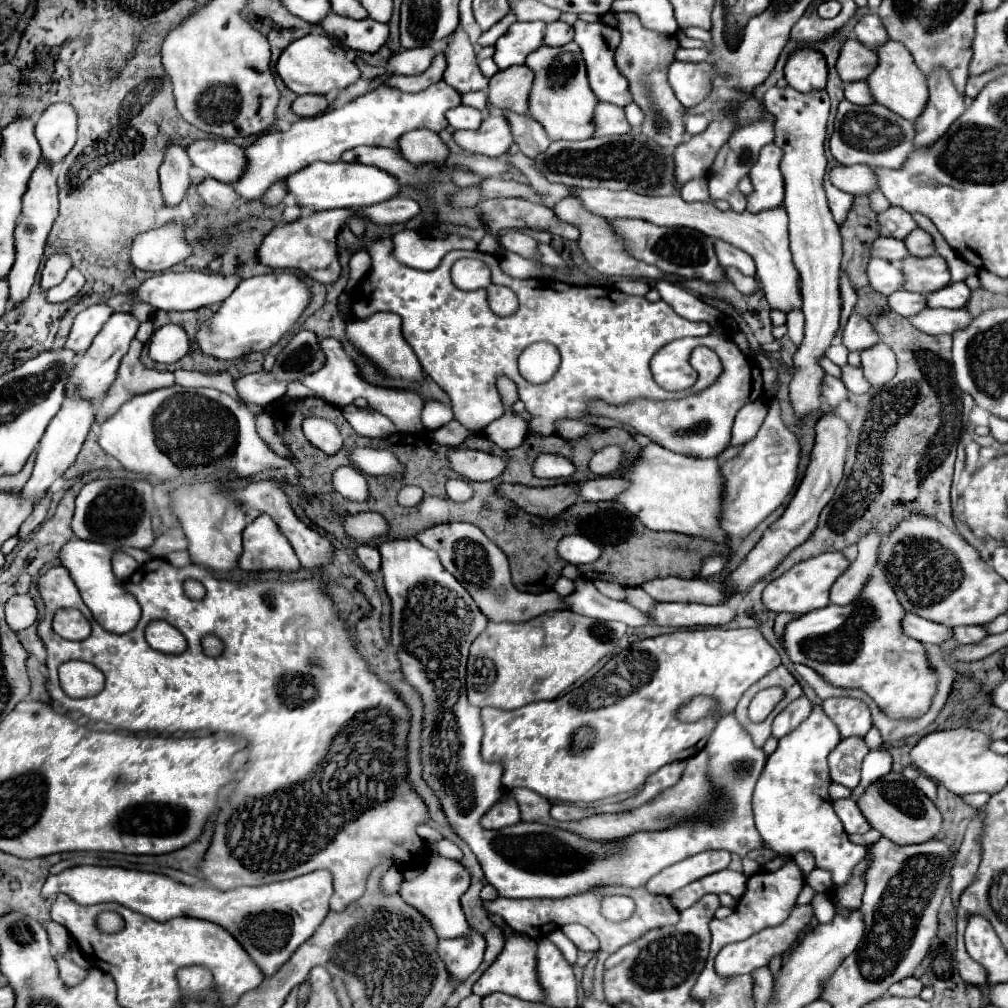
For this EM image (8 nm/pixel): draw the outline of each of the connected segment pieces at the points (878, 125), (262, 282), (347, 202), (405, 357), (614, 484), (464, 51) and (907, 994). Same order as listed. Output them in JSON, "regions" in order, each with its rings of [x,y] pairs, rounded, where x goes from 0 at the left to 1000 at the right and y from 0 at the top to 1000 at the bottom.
{"regions":[[[[840,99],[832,103],[828,129],[822,139],[822,149],[832,163],[860,163],[866,167],[894,167],[906,149],[906,121],[890,115],[874,103],[850,105]]],[[[273,270],[241,278],[217,308],[197,323],[193,339],[203,353],[215,357],[237,357],[249,349],[267,349],[297,317],[307,302],[305,284],[287,270]]],[[[311,161],[303,169],[297,169],[285,177],[285,190],[293,196],[295,204],[311,211],[330,206],[362,206],[390,196],[394,188],[396,183],[386,171],[372,165],[344,161]]],[[[378,310],[378,312],[370,312],[364,317],[346,317],[344,325],[342,325],[344,337],[364,355],[368,357],[368,361],[382,373],[386,375],[400,375],[400,377],[408,377],[408,379],[420,379],[422,377],[422,369],[412,353],[412,349],[408,347],[408,343],[400,337],[398,333],[398,315],[394,312],[388,310]]],[[[600,472],[600,474],[576,478],[574,490],[580,496],[594,498],[594,496],[610,496],[622,484],[624,484],[624,476],[620,476],[616,472]]],[[[453,28],[441,46],[441,58],[443,67],[439,73],[439,79],[449,85],[453,91],[469,91],[469,89],[483,89],[485,77],[479,75],[473,63],[471,48],[465,42],[465,36],[461,30]]],[[[902,968],[902,970],[894,972],[894,974],[888,974],[882,980],[882,986],[884,988],[894,988],[894,990],[904,990],[904,988],[912,988],[914,982],[916,982],[916,976],[910,970]]]]}

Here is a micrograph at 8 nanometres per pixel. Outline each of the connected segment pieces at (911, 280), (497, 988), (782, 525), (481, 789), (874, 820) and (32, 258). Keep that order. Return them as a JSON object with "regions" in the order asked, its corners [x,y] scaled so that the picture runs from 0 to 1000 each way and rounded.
{"regions":[[[[900,254],[896,258],[896,272],[900,276],[898,288],[912,290],[912,292],[924,292],[928,288],[938,286],[938,282],[943,282],[943,272],[939,266],[939,260],[934,254]]],[[[501,921],[501,940],[495,950],[481,962],[481,966],[471,974],[469,986],[485,988],[489,984],[499,984],[505,988],[513,988],[523,994],[539,994],[541,982],[533,972],[533,937],[525,933],[525,929],[513,927],[507,921]]],[[[822,407],[818,409],[811,423],[809,423],[811,435],[809,435],[809,444],[805,448],[805,458],[801,462],[801,468],[787,492],[787,496],[783,498],[781,506],[777,508],[777,512],[765,520],[757,534],[751,538],[751,542],[743,548],[743,552],[739,554],[739,558],[725,569],[721,581],[725,581],[727,585],[741,585],[747,577],[755,575],[757,571],[761,571],[763,567],[767,567],[771,563],[771,560],[793,540],[797,540],[805,528],[811,522],[811,514],[814,510],[814,506],[818,504],[818,500],[826,494],[828,484],[836,472],[836,462],[838,462],[838,448],[842,444],[842,421],[830,411],[830,407]]],[[[414,534],[378,538],[376,548],[380,554],[382,585],[390,599],[388,639],[396,647],[404,675],[416,685],[422,698],[418,730],[420,772],[436,790],[449,823],[475,851],[485,877],[495,883],[495,889],[561,891],[606,877],[640,879],[658,861],[699,843],[717,841],[739,849],[743,843],[757,841],[747,815],[745,790],[761,750],[747,738],[727,708],[715,708],[711,712],[711,720],[699,740],[703,748],[703,772],[715,788],[723,788],[721,792],[727,794],[727,808],[717,817],[707,819],[689,813],[658,825],[632,825],[616,837],[584,835],[568,825],[529,815],[521,815],[519,823],[511,823],[511,831],[503,831],[503,823],[481,823],[475,819],[477,810],[499,788],[499,762],[479,756],[475,748],[477,712],[475,704],[465,700],[461,685],[463,647],[467,637],[481,625],[483,613],[475,607],[465,587],[438,562],[434,550],[418,542]]],[[[882,766],[876,774],[864,778],[852,792],[852,802],[868,823],[892,839],[920,835],[922,831],[928,831],[936,819],[936,812],[930,800],[892,766]]],[[[39,161],[39,165],[33,169],[27,190],[23,194],[23,210],[21,210],[21,218],[15,226],[15,248],[17,248],[17,256],[15,262],[7,274],[9,280],[9,300],[13,306],[21,304],[21,300],[29,294],[29,288],[35,280],[35,272],[43,254],[43,246],[45,246],[45,238],[47,232],[51,228],[53,218],[57,216],[57,208],[59,208],[59,198],[57,198],[57,183],[55,183],[57,175],[53,171],[53,165],[49,161]]]]}

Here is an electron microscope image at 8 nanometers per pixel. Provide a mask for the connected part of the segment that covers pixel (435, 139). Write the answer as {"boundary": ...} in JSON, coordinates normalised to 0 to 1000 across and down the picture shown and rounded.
{"boundary":[[[410,129],[396,137],[396,149],[402,157],[410,163],[424,163],[424,161],[439,161],[445,153],[441,141],[428,129]]]}

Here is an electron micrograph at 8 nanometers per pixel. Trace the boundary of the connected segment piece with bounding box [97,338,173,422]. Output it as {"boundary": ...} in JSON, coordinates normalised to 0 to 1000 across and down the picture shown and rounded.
{"boundary":[[[132,335],[128,349],[120,357],[116,377],[110,381],[106,393],[100,397],[100,409],[96,413],[96,419],[102,419],[102,415],[110,413],[122,399],[126,399],[134,391],[142,391],[162,383],[172,383],[170,369],[148,367],[140,361],[138,357],[140,347],[142,347],[142,341],[136,335]]]}

